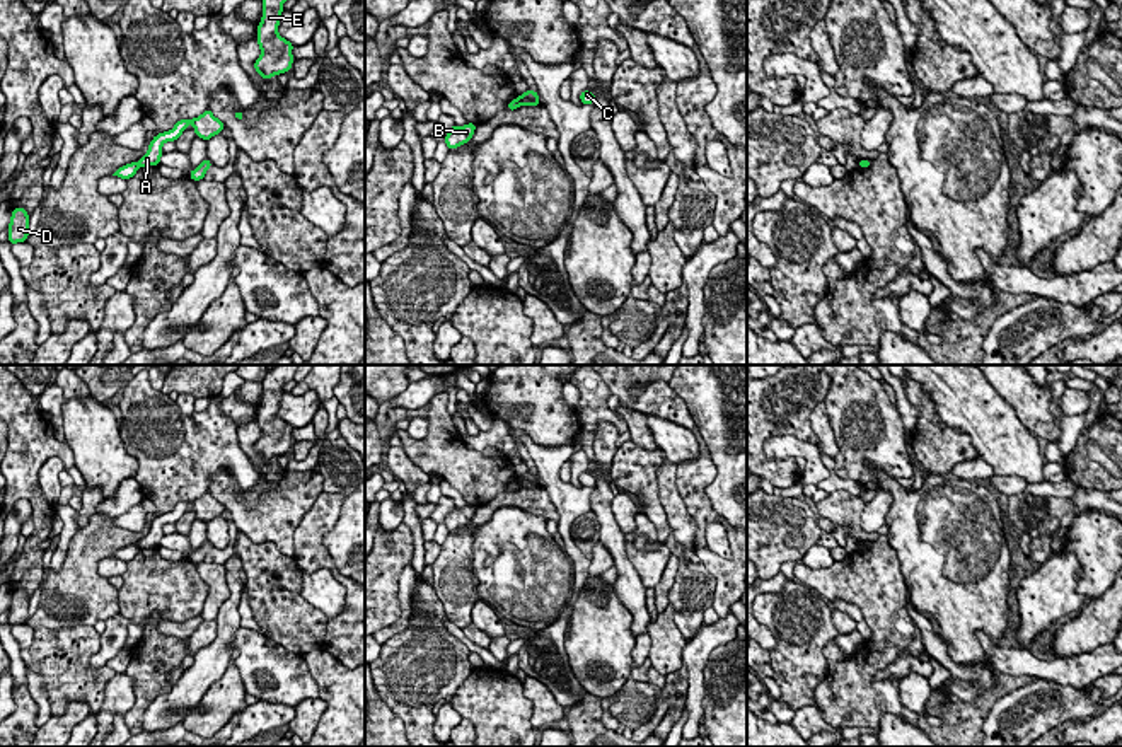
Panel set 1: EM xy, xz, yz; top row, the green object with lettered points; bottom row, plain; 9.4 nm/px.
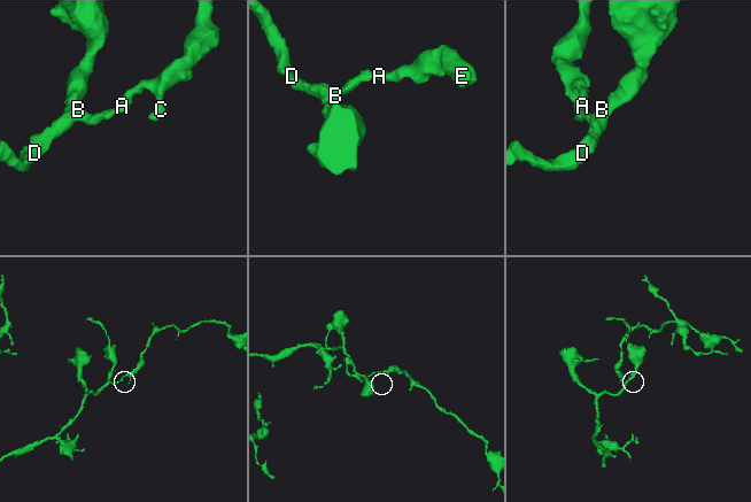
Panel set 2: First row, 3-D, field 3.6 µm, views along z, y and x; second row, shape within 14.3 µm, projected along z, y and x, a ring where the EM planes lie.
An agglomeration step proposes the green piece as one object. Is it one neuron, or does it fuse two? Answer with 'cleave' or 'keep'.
cleave

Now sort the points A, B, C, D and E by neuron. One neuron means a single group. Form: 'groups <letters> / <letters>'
groups A C E / B D

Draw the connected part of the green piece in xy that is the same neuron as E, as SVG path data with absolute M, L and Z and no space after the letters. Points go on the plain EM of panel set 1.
M275 365L263 379L263 399L257 406L259 440L254 443L254 452L263 462L286 455L293 445L293 426L278 416L283 385L293 380L298 365Z

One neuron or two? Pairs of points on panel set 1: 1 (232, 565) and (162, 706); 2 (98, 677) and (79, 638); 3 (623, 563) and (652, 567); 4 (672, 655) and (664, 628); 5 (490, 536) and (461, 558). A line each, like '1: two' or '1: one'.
1: one
2: one
3: two
4: one
5: two

